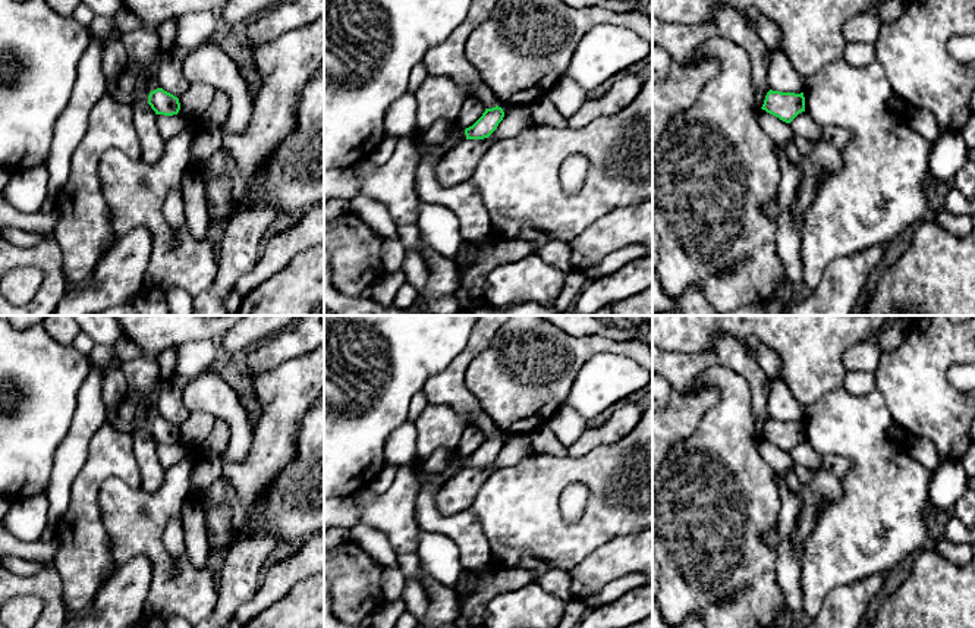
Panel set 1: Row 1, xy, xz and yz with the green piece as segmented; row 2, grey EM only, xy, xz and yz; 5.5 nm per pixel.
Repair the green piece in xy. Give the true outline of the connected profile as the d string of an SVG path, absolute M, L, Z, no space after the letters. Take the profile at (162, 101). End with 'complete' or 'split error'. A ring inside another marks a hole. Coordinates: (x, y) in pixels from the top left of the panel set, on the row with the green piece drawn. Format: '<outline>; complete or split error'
M157 88L150 92L148 104L155 112L155 114L173 116L180 110L179 98L163 88Z; complete

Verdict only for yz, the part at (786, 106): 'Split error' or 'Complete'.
Complete

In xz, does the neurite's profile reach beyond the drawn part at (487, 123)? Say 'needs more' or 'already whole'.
already whole

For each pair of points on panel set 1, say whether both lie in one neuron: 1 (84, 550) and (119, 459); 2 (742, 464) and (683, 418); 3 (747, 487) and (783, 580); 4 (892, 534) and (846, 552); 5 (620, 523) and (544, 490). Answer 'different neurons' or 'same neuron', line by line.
1: same neuron
2: different neurons
3: different neurons
4: same neuron
5: same neuron

